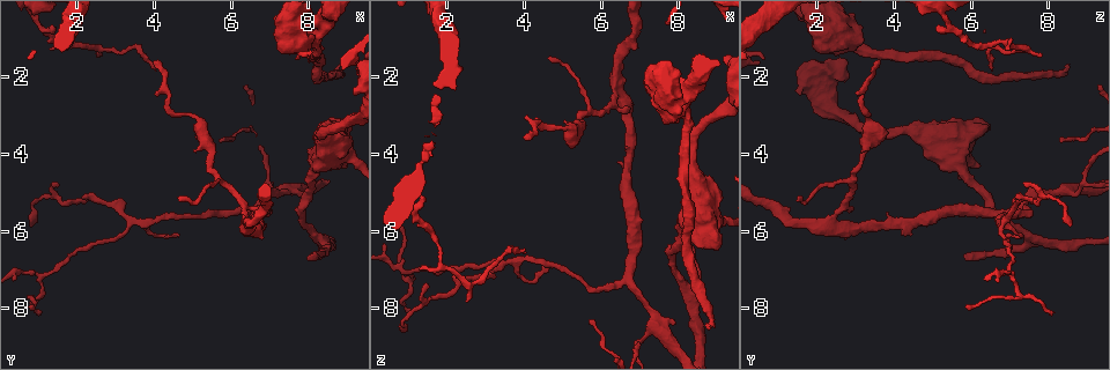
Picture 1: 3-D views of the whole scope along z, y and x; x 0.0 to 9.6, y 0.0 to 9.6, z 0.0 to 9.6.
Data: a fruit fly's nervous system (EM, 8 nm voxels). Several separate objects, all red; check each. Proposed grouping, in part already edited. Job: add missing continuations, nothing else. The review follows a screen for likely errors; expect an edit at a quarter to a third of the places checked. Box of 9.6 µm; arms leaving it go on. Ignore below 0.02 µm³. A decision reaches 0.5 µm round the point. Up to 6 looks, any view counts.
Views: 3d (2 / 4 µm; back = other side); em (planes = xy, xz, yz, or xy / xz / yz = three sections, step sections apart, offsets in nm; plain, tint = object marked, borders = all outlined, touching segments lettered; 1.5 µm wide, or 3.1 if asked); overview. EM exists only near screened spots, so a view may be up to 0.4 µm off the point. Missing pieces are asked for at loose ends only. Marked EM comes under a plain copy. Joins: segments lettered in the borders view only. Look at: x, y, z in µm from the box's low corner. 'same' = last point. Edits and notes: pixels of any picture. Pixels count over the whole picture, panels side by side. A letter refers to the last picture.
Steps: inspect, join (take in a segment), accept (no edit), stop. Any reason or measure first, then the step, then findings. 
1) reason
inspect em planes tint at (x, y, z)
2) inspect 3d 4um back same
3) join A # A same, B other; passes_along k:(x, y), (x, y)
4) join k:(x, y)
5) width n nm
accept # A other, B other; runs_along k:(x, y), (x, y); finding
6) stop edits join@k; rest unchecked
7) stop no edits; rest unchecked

an open end
inspect 3d 4um back at (8.05, 6.65, 5.80)

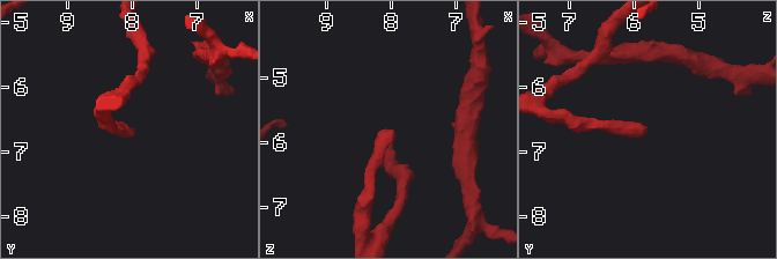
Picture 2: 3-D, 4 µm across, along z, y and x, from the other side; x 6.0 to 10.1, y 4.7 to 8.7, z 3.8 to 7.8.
inspect em planes borders at (8.00, 6.65, 5.85)

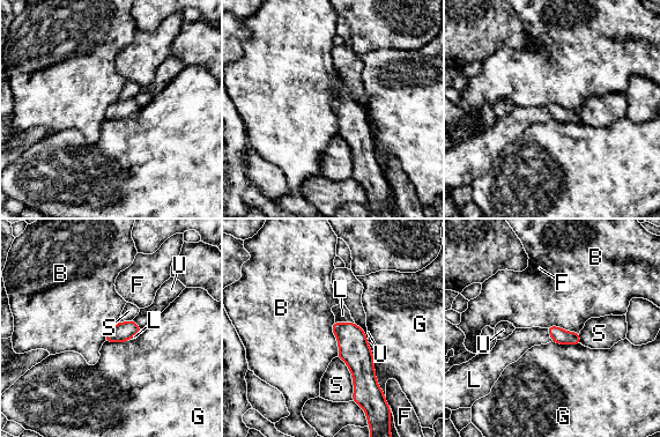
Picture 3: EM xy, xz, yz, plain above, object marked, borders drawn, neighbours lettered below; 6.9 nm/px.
width 110 nm
join L # B other, F other, G other, L same, S other, U other; it goes on there

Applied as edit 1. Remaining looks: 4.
stops while still wide
inspect 3d 2um at (8.85, 4.30, 6.15)

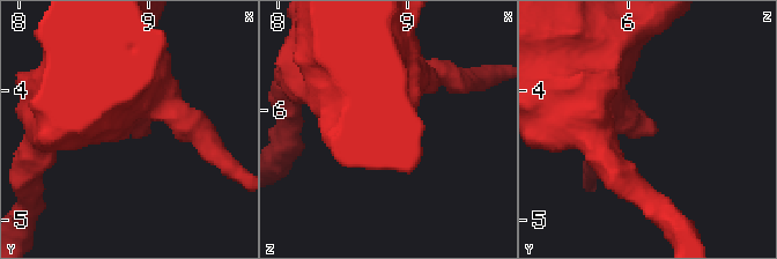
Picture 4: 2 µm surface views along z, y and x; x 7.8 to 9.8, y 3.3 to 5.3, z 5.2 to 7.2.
now the EM
inspect em planes tint at (8.92, 4.34, 6.20)

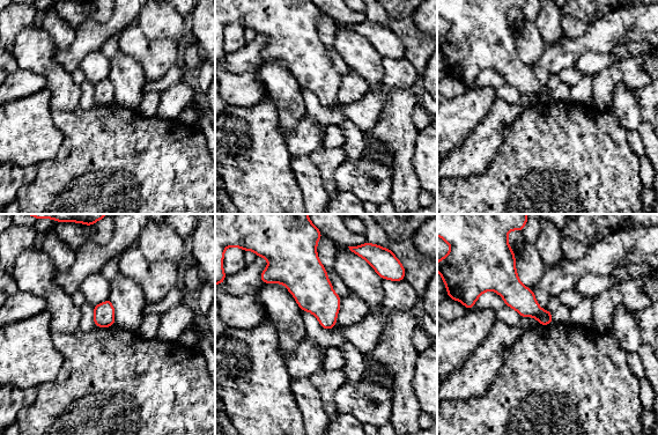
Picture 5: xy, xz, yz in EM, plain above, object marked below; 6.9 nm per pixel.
inspect em planes borders same

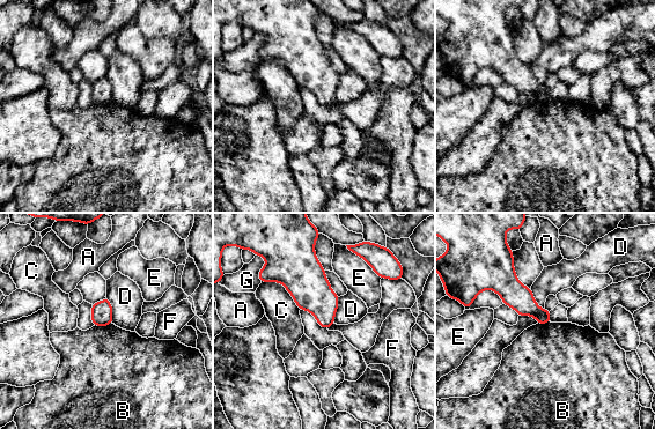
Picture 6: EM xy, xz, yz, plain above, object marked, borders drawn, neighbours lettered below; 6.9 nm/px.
accept # A other, B other, C other, D other, E other, F other, G other; no lettered segment goes on from it

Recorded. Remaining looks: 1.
an open end
inspect em planes borders at (2.45, 1.45, 7.85)

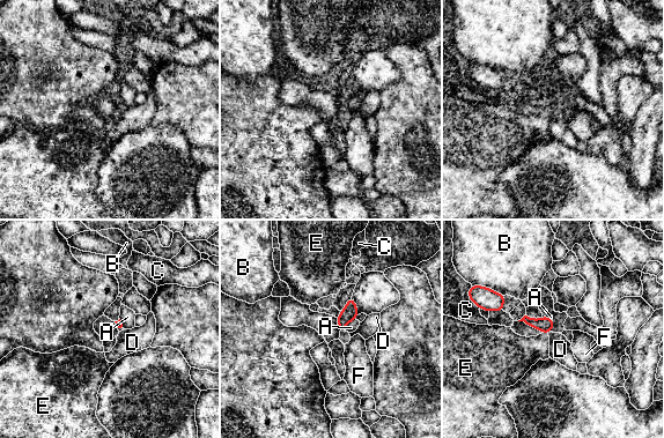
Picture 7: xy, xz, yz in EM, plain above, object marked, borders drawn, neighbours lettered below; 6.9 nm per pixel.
accept # A other, B other, C other, D other, E other, F other; border 7:(355, 318), (344, 328); none of them fits

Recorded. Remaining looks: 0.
stop edits join@3; rest unchecked

